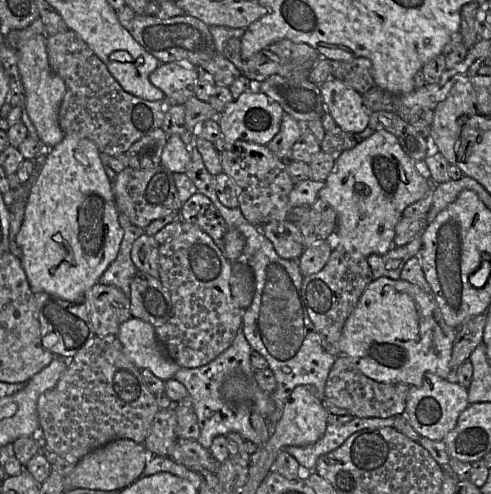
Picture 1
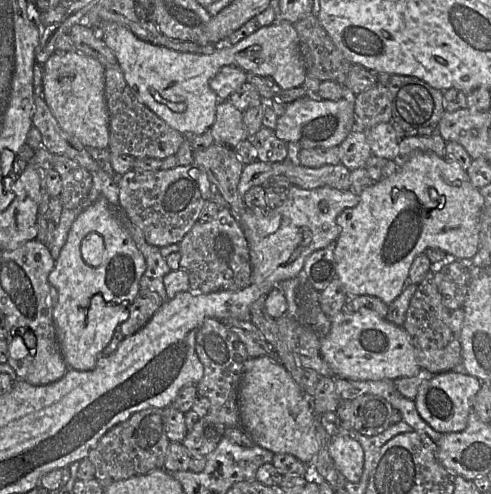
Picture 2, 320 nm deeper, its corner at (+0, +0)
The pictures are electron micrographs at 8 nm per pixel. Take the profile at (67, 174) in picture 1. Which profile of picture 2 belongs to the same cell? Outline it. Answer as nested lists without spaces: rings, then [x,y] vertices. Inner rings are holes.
[[[98,198],[81,210],[48,276],[57,341],[69,368],[95,368],[115,330],[128,319],[145,270],[144,257],[105,199]],[[91,233],[99,234],[105,245],[103,261],[97,267],[88,265],[81,255],[82,241]]]

